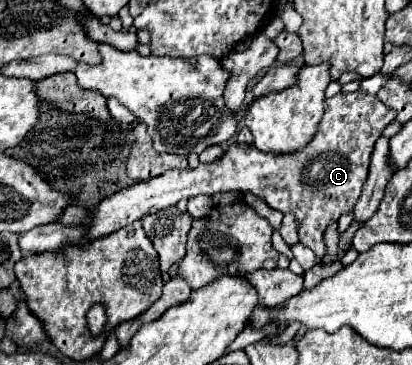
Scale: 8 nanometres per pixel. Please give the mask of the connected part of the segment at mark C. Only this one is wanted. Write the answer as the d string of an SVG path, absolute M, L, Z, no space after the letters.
M362 91L338 93L332 99L326 99L326 111L318 125L318 131L312 141L304 145L304 149L276 155L260 153L254 145L248 143L230 143L228 151L212 163L200 163L196 169L170 169L164 175L120 189L118 193L106 197L90 209L90 223L70 227L60 221L46 223L30 229L28 233L20 233L18 245L22 255L60 251L68 245L76 245L84 237L96 239L114 233L134 223L136 219L176 205L180 199L188 199L194 195L214 195L222 191L240 191L260 197L276 211L292 213L298 223L300 243L310 247L316 257L324 257L324 231L342 215L354 211L354 205L358 203L362 193L362 185L368 179L374 143L380 137L382 129L392 121L394 111L378 101L376 95L366 95Z

